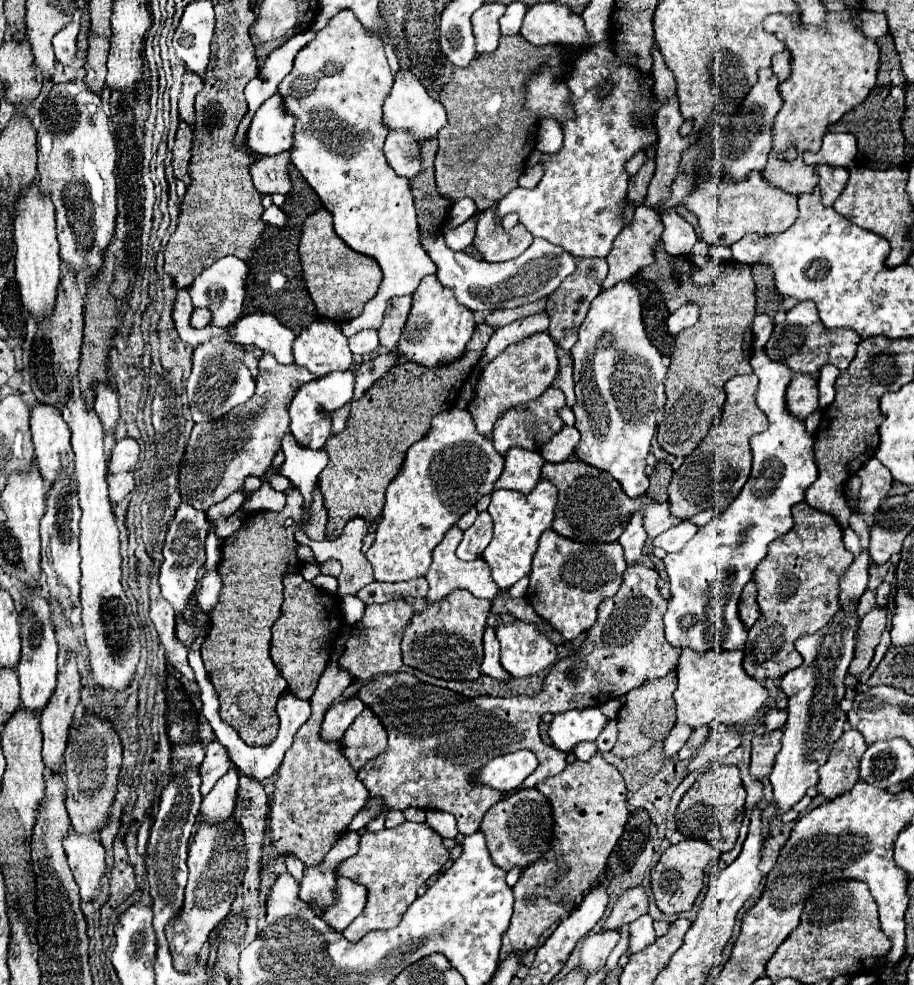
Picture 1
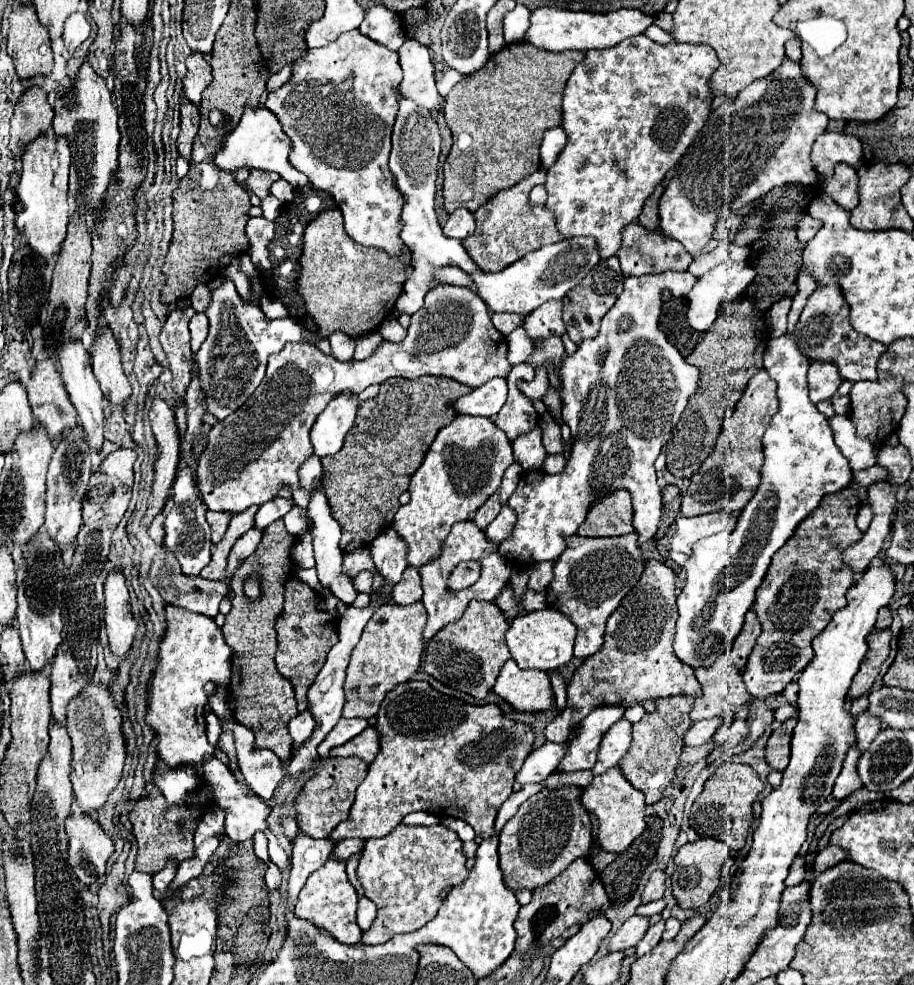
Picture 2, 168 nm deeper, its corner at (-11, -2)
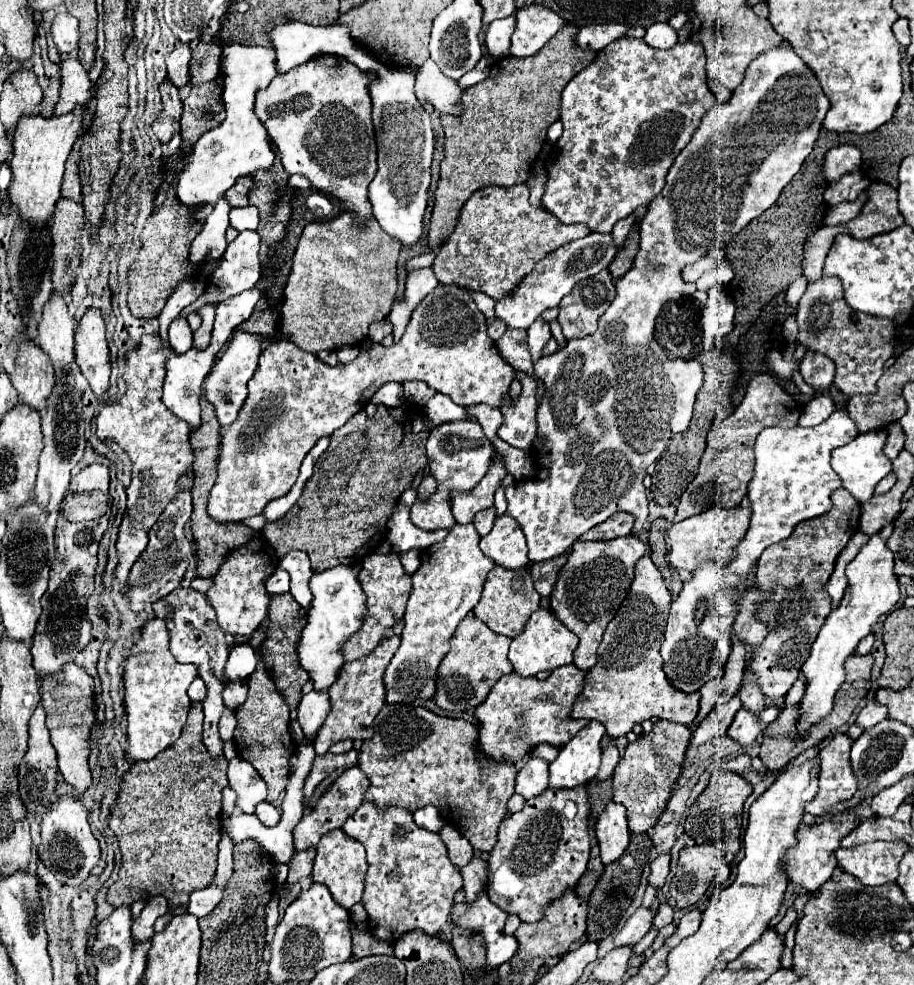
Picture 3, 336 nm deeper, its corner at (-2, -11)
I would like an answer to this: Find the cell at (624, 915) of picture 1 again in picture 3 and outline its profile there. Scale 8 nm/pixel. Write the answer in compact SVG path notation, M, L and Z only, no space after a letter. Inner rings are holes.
M659 855L653 863L651 863L651 875L649 875L649 883L653 887L661 887L665 883L665 877L669 875L669 863L671 863L671 855Z

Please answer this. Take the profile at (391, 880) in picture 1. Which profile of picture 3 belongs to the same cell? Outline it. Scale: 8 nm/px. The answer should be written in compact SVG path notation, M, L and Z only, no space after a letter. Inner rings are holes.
M371 801L361 803L345 821L343 831L351 839L357 839L367 851L369 871L361 903L369 913L371 935L379 941L395 943L399 935L413 929L435 935L445 927L453 895L463 887L463 879L449 861L447 847L437 833L415 825L413 813L401 807L377 807Z

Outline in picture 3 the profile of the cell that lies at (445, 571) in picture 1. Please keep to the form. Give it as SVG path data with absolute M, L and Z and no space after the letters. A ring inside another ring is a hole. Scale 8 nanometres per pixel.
M455 525L445 541L421 551L421 567L413 573L413 593L405 611L401 645L385 669L387 703L423 703L433 699L437 669L449 651L449 641L457 625L473 611L481 599L487 573L495 563L479 549L481 535L469 525Z

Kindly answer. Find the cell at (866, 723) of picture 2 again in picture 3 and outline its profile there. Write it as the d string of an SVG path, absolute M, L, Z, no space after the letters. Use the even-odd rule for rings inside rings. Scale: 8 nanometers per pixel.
M873 699L857 715L857 725L861 725L867 731L867 729L871 729L873 725L877 725L885 717L887 717L887 707L883 707L881 703L875 703L875 699Z

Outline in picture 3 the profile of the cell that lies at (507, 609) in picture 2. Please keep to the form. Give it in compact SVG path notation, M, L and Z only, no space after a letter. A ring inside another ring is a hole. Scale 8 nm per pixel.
M495 565L487 575L481 601L473 609L473 615L479 617L479 621L483 621L491 631L507 637L517 637L525 627L527 619L531 617L531 613L539 609L539 599L541 595L535 591L531 579L531 567L519 567L519 571L507 571L505 567Z

